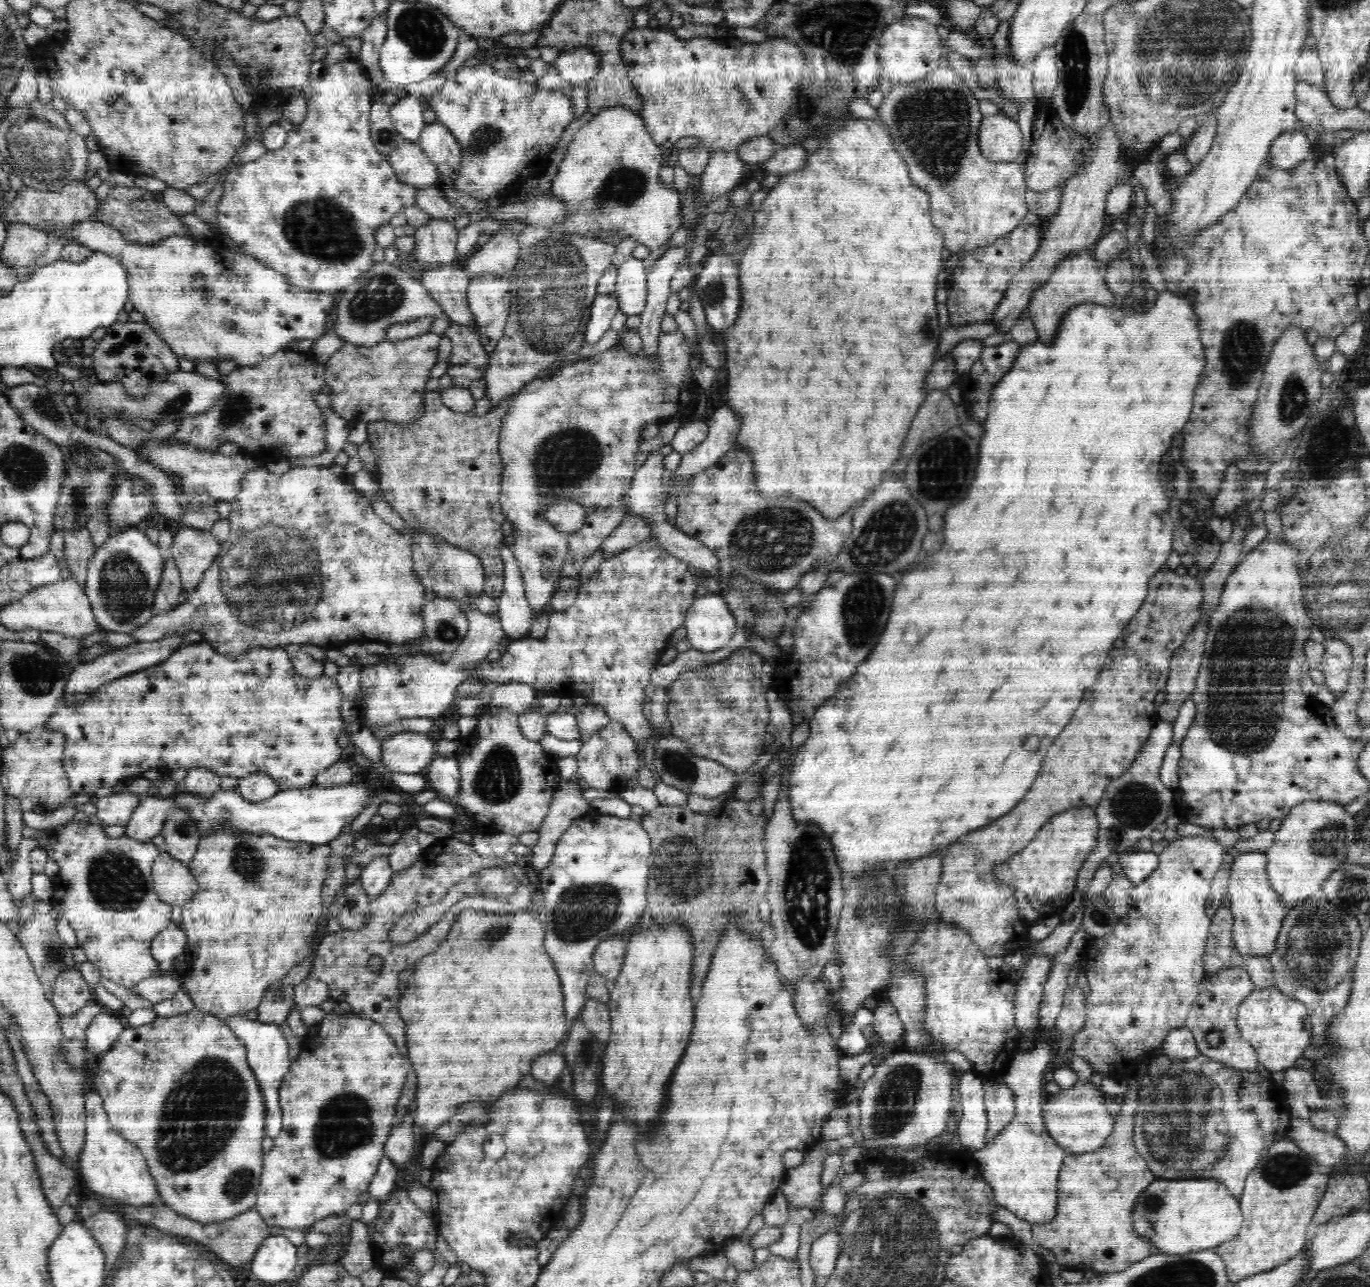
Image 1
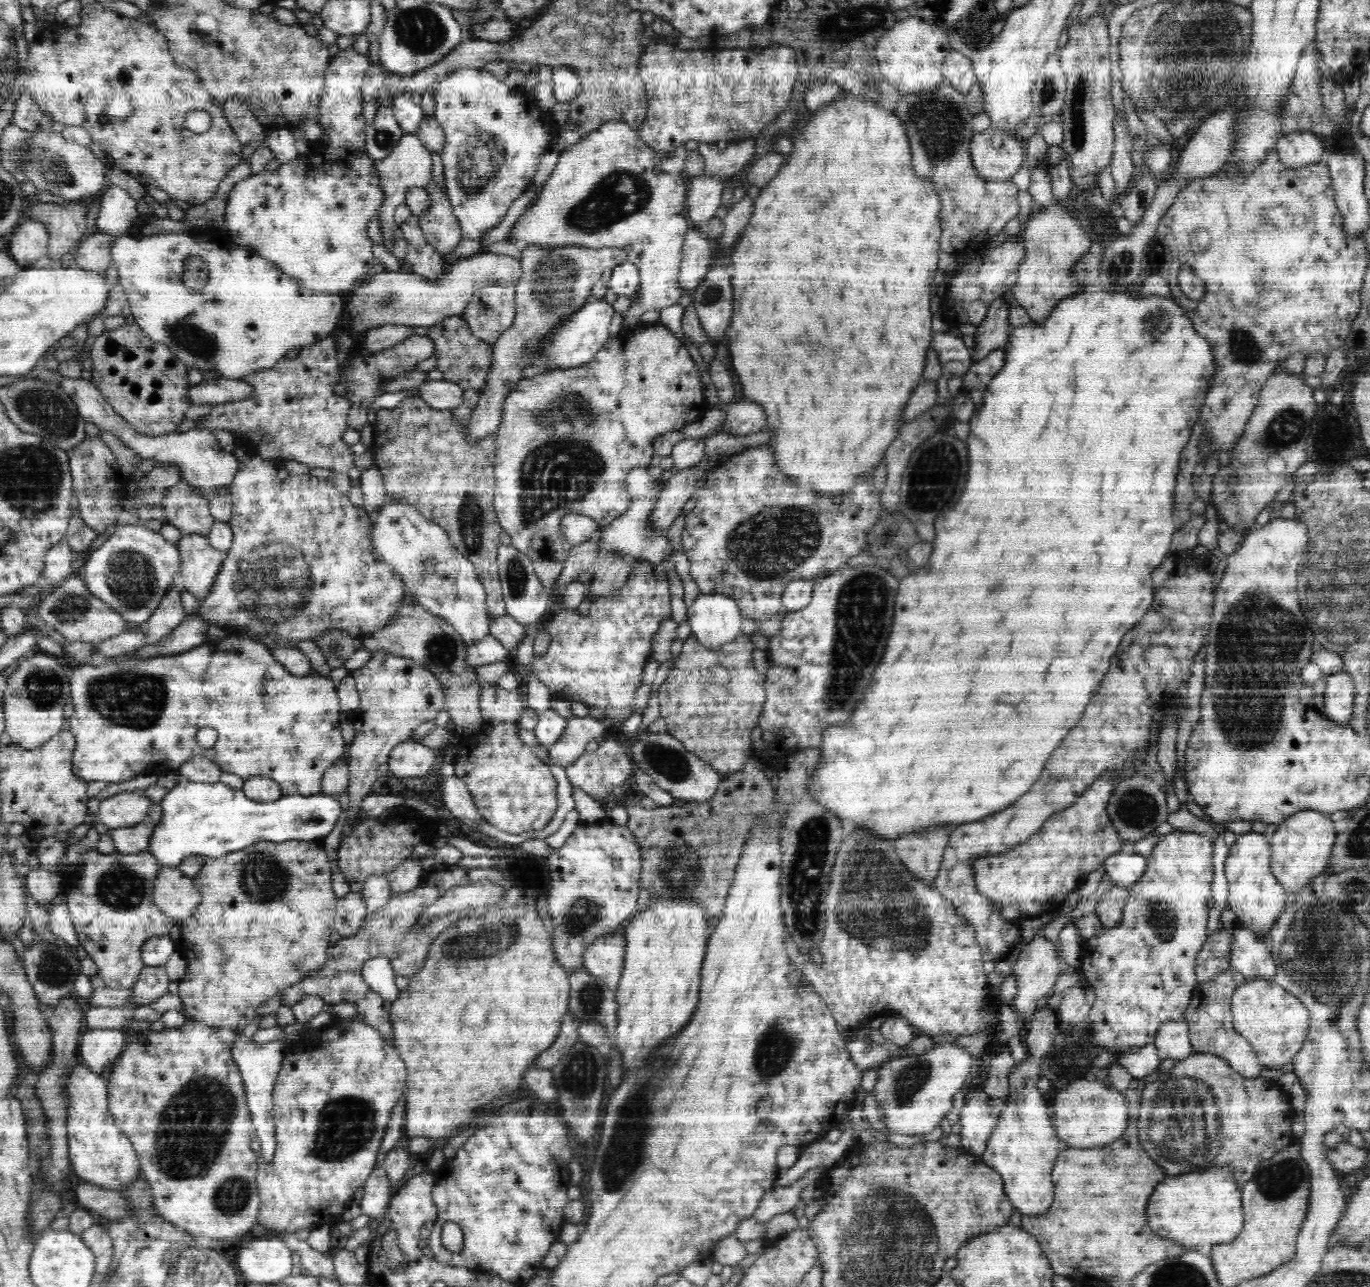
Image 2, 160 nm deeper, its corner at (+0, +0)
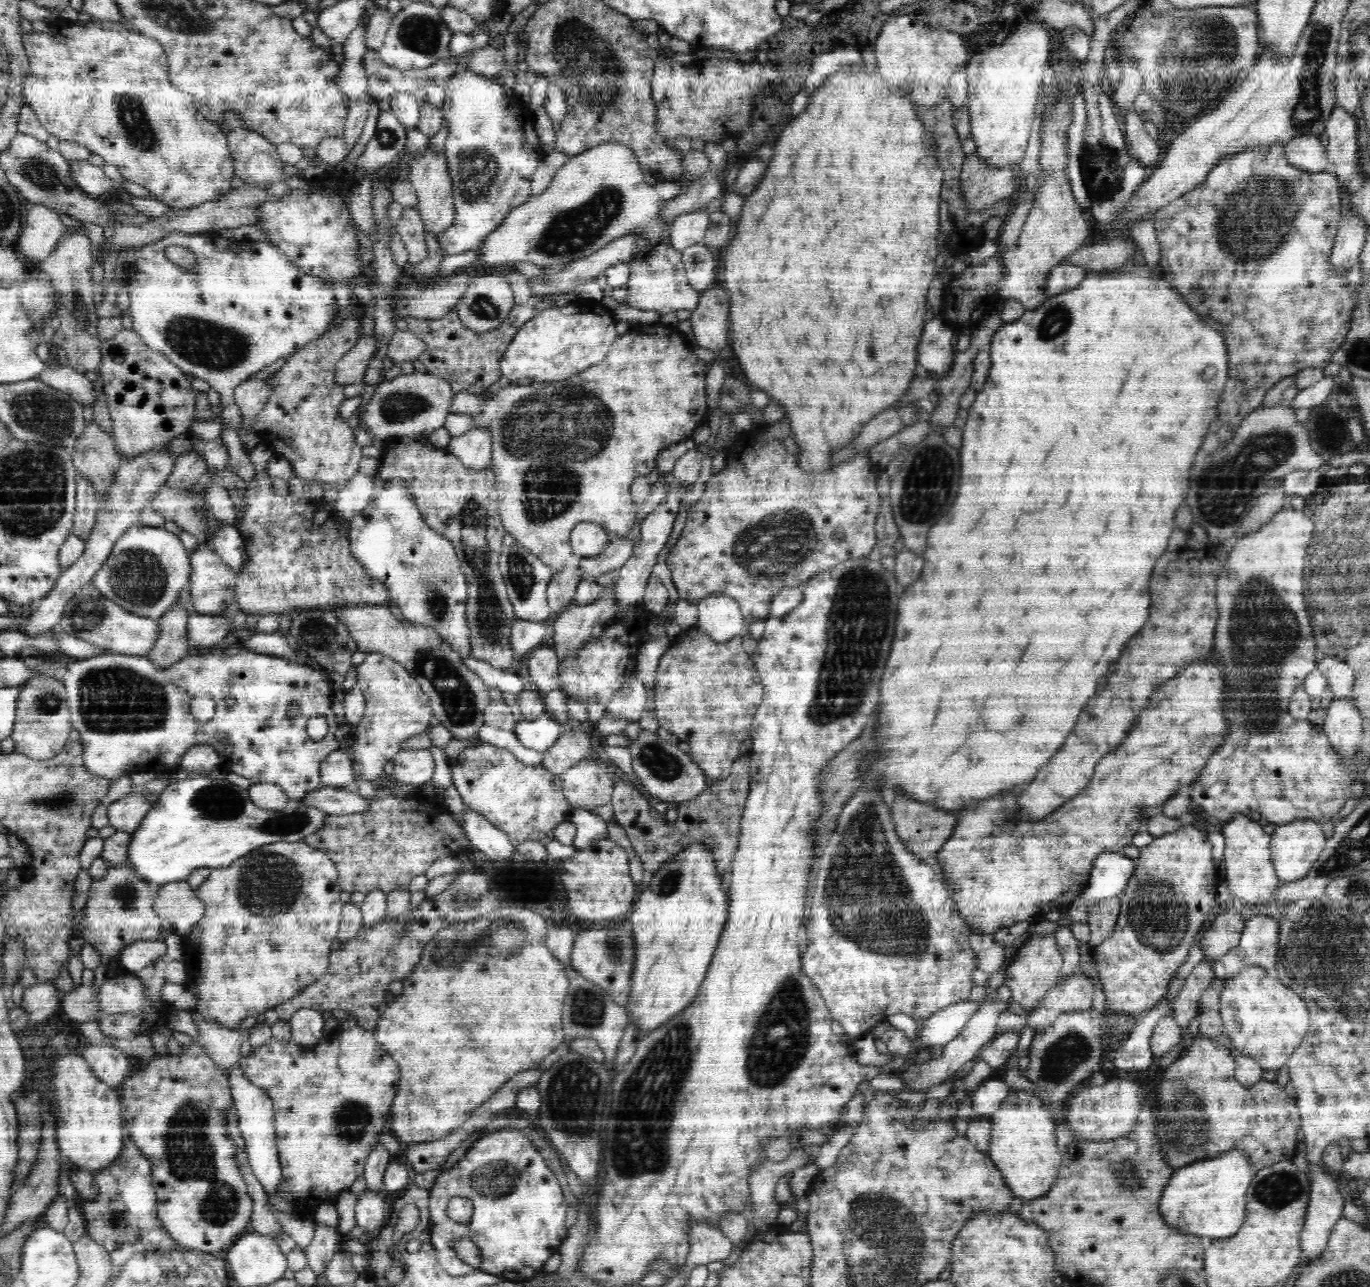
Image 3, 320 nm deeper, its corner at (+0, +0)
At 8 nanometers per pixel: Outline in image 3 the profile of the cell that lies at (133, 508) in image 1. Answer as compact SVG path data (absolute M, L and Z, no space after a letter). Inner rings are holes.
M198 453L180 454L166 484L171 488L188 489L206 481L208 467Z

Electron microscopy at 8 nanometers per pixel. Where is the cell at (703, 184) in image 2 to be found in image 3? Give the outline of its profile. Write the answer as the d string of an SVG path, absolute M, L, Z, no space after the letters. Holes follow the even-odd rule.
M700 208L696 212L690 212L677 216L672 223L671 237L672 249L682 253L689 247L703 243L704 232L712 225L709 214Z

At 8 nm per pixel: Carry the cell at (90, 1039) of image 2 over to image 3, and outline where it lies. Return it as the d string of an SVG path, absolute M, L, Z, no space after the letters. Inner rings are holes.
M90 1043L80 1050L90 1069L110 1089L116 1089L128 1077L130 1057L118 1047L106 1043Z

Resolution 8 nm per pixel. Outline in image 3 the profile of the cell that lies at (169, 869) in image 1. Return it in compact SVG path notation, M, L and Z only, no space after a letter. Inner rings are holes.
M187 881L168 882L158 888L154 904L156 914L185 937L205 914L205 904Z

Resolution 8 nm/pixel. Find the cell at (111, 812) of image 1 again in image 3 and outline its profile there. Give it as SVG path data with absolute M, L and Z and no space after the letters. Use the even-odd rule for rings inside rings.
M128 794L109 806L107 810L109 825L117 831L133 833L152 805L145 794Z

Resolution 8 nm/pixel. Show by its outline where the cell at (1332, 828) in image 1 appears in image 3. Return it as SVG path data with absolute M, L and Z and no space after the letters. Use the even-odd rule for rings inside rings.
M1305 818L1276 826L1271 834L1271 853L1273 868L1281 882L1291 883L1303 879L1311 871L1328 840L1321 828L1319 821Z

